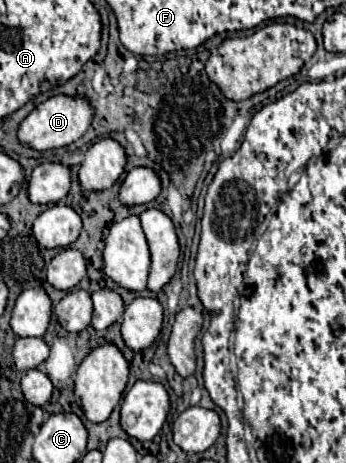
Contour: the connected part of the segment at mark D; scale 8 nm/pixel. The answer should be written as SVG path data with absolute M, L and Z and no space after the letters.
M56 95L40 103L32 113L28 113L28 117L18 127L18 141L36 151L52 151L78 141L86 133L90 123L92 123L92 107L88 105L88 101L78 97Z

